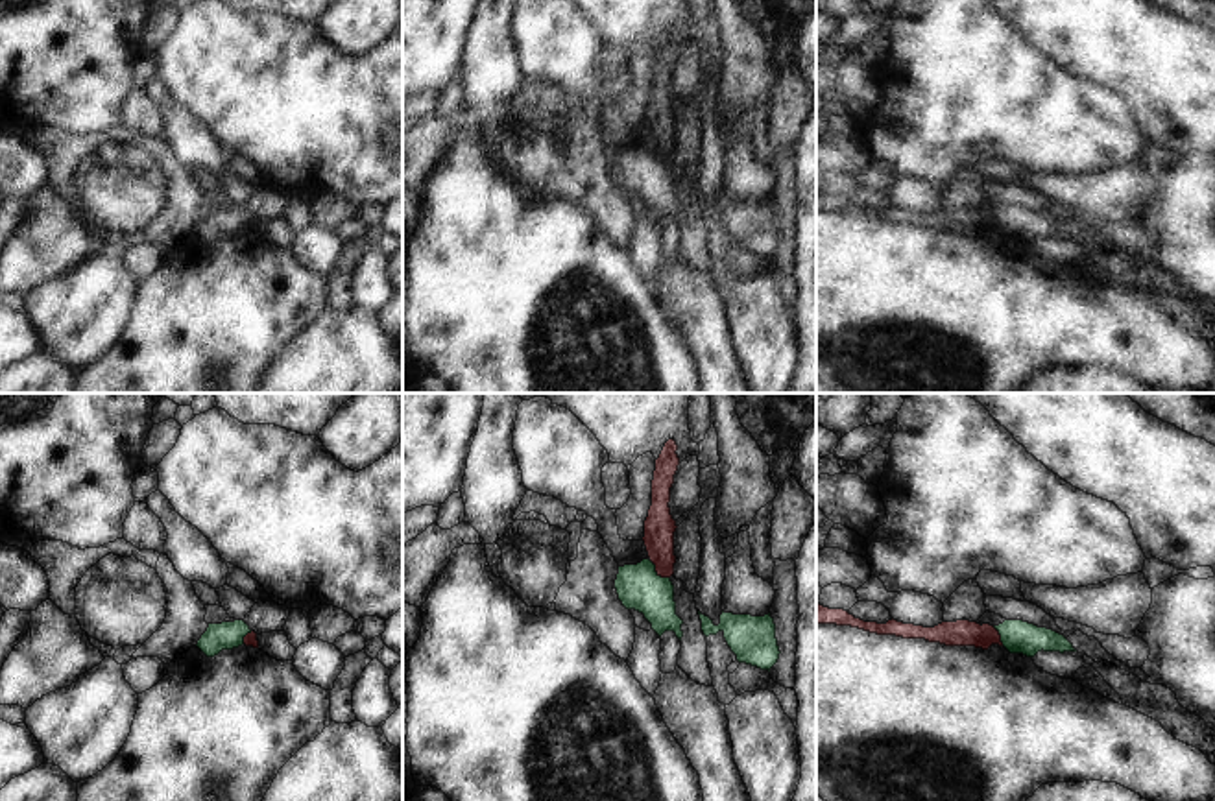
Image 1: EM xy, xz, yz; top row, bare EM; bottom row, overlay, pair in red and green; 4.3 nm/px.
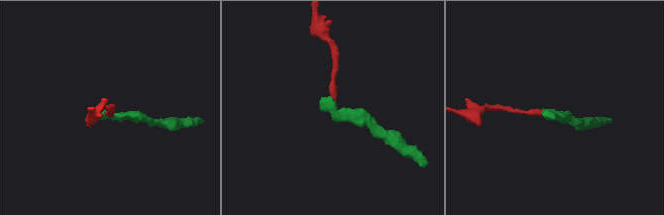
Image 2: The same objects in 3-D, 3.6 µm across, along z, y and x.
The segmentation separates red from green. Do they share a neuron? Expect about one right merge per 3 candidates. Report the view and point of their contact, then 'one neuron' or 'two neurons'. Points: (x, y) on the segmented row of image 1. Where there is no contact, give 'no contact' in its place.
xz (658, 573) | two neurons

